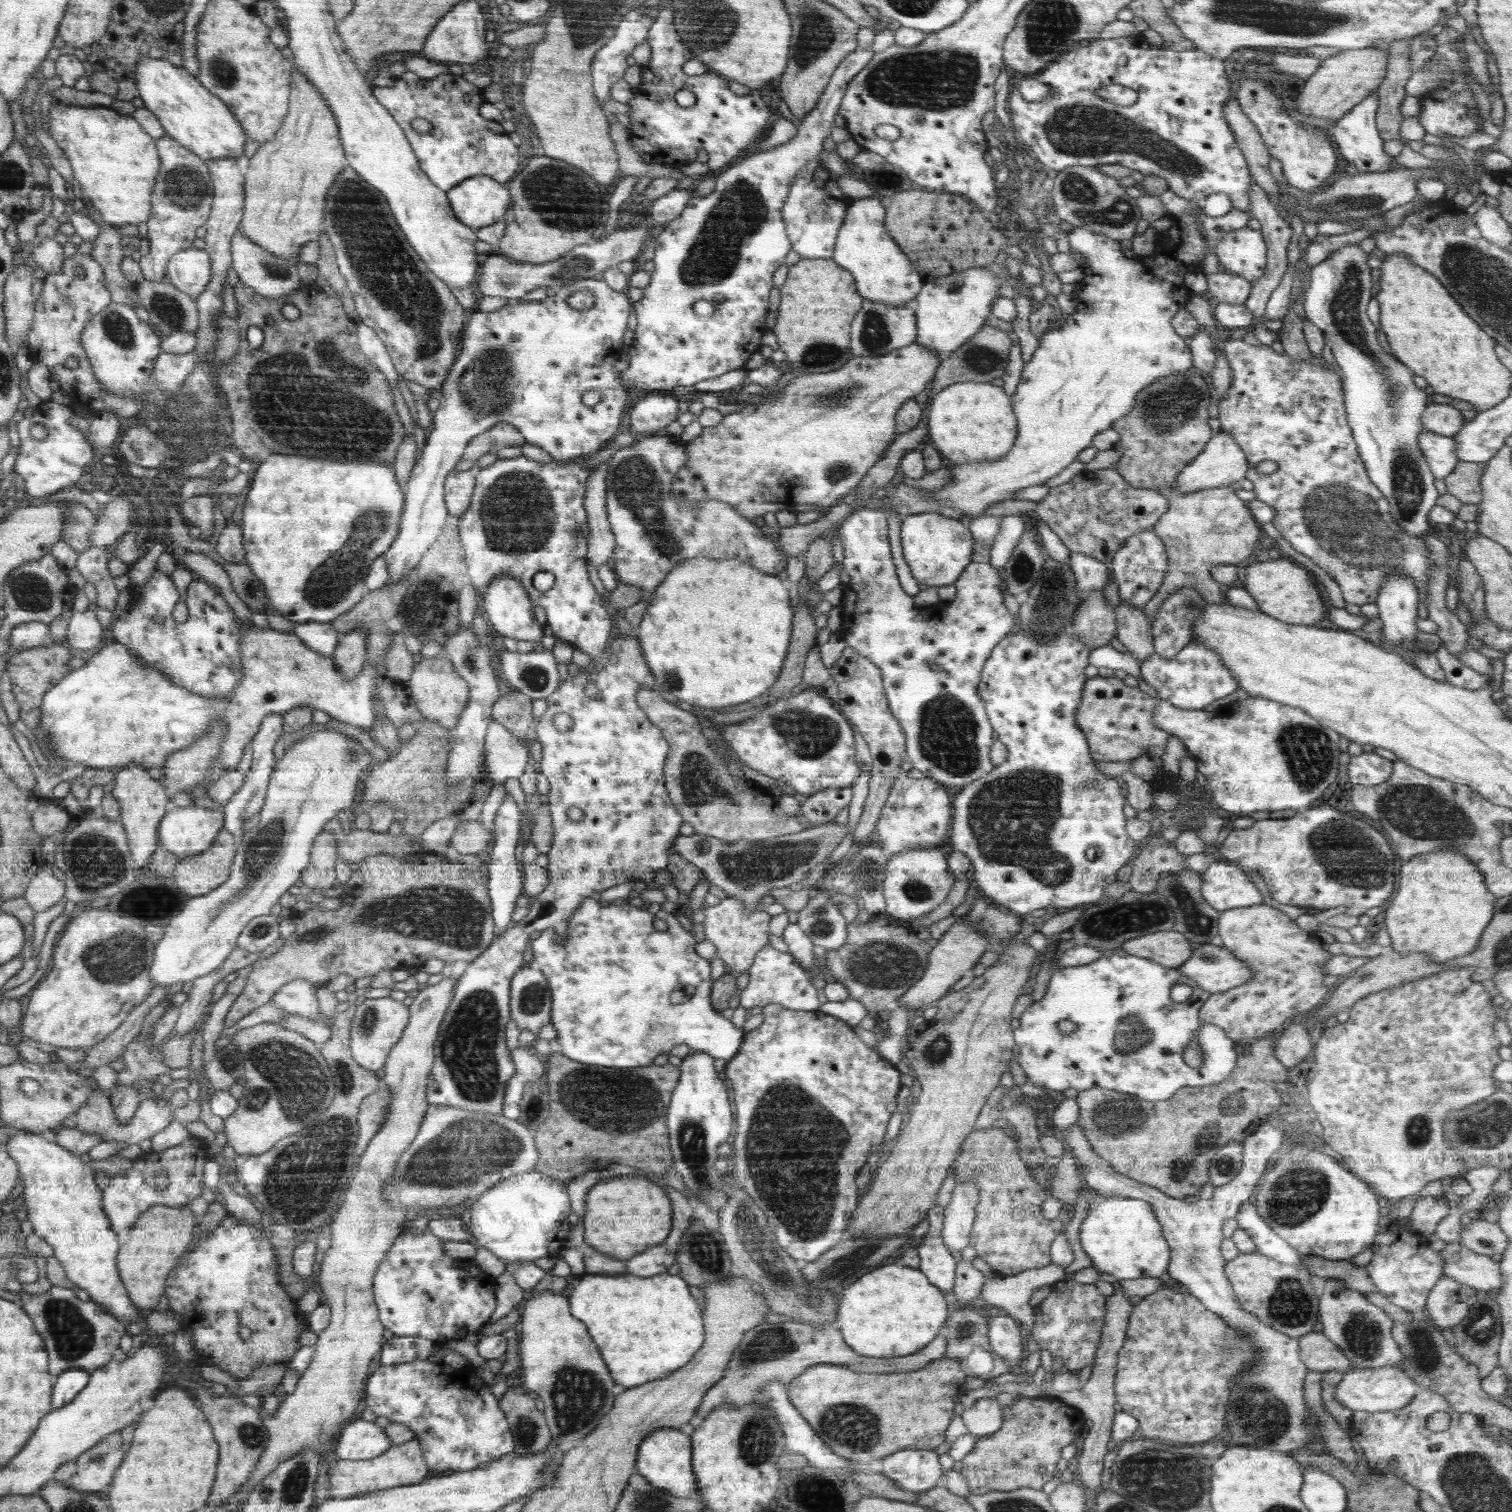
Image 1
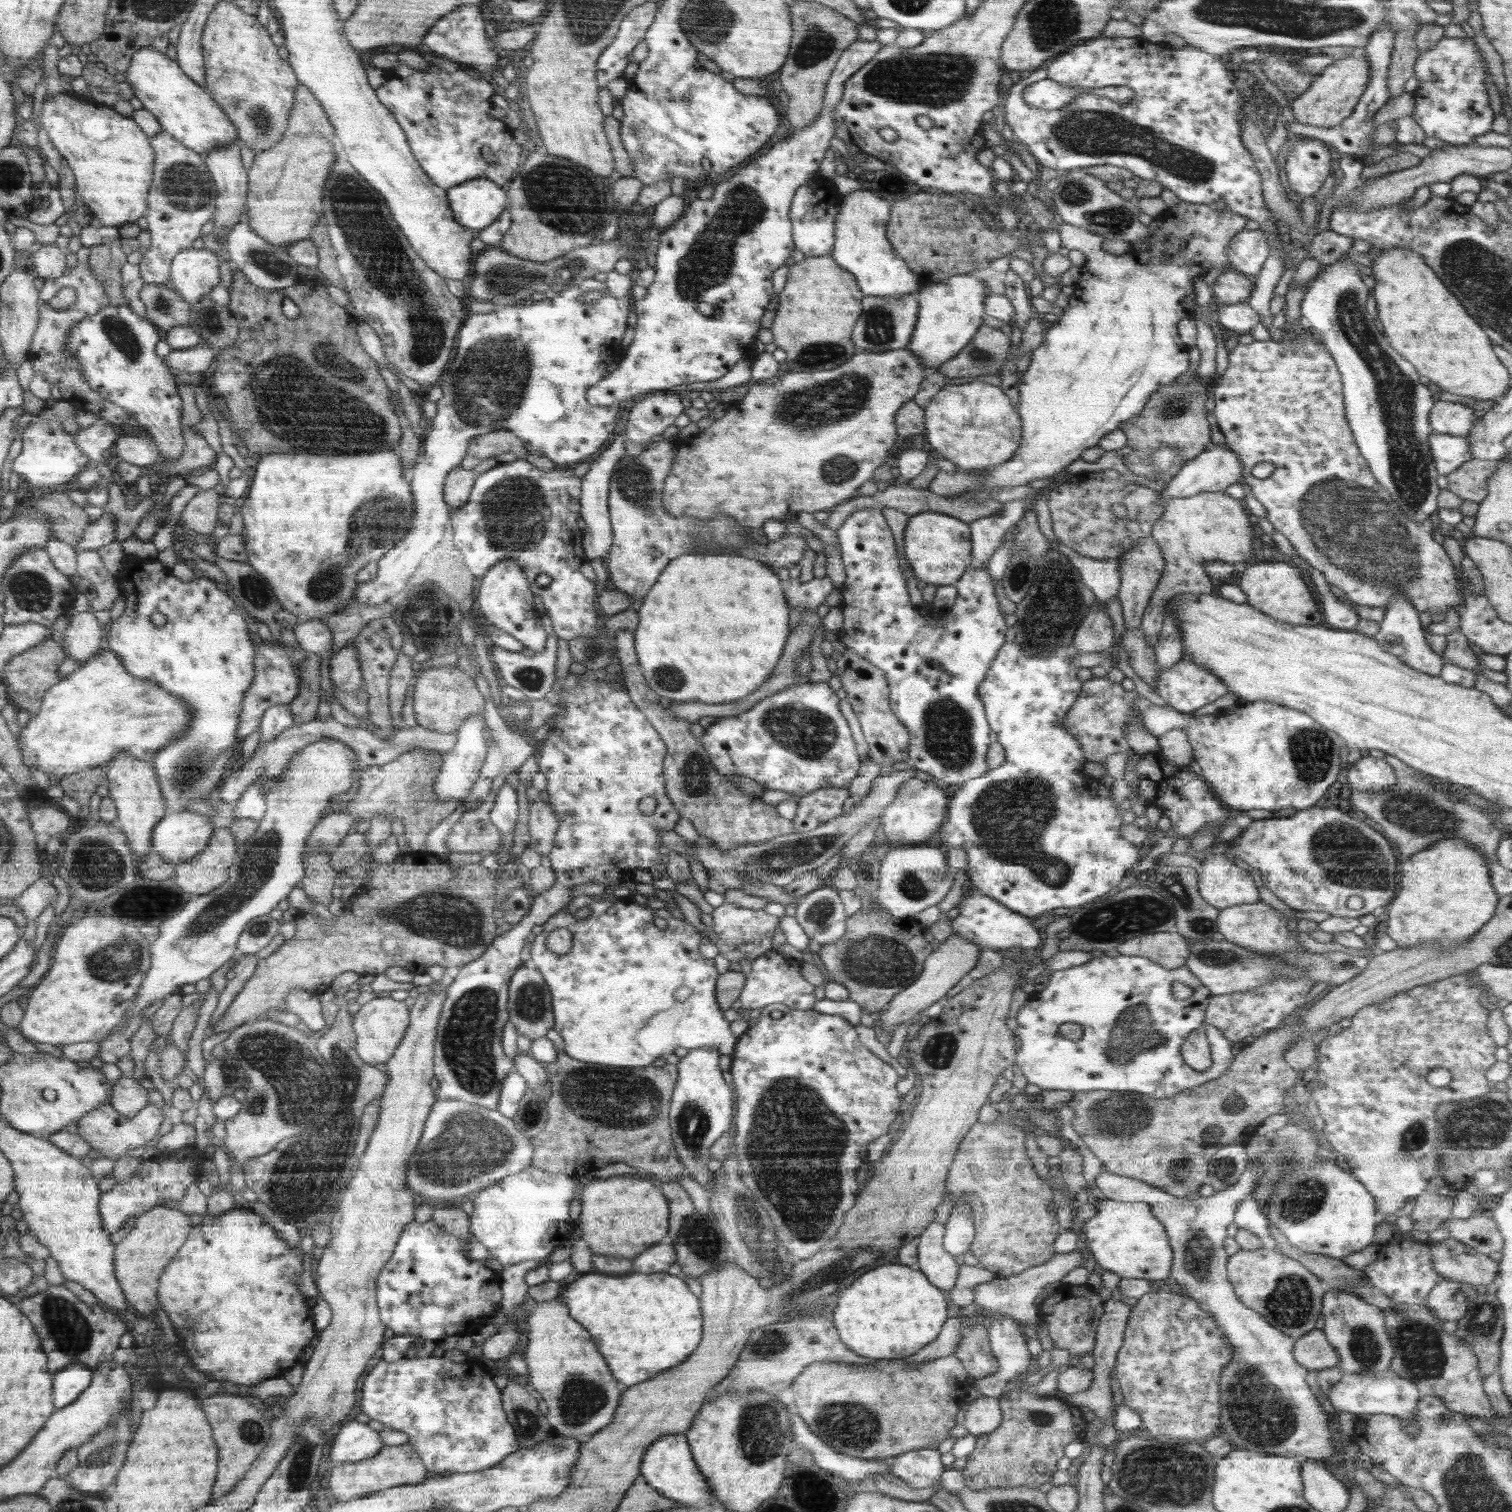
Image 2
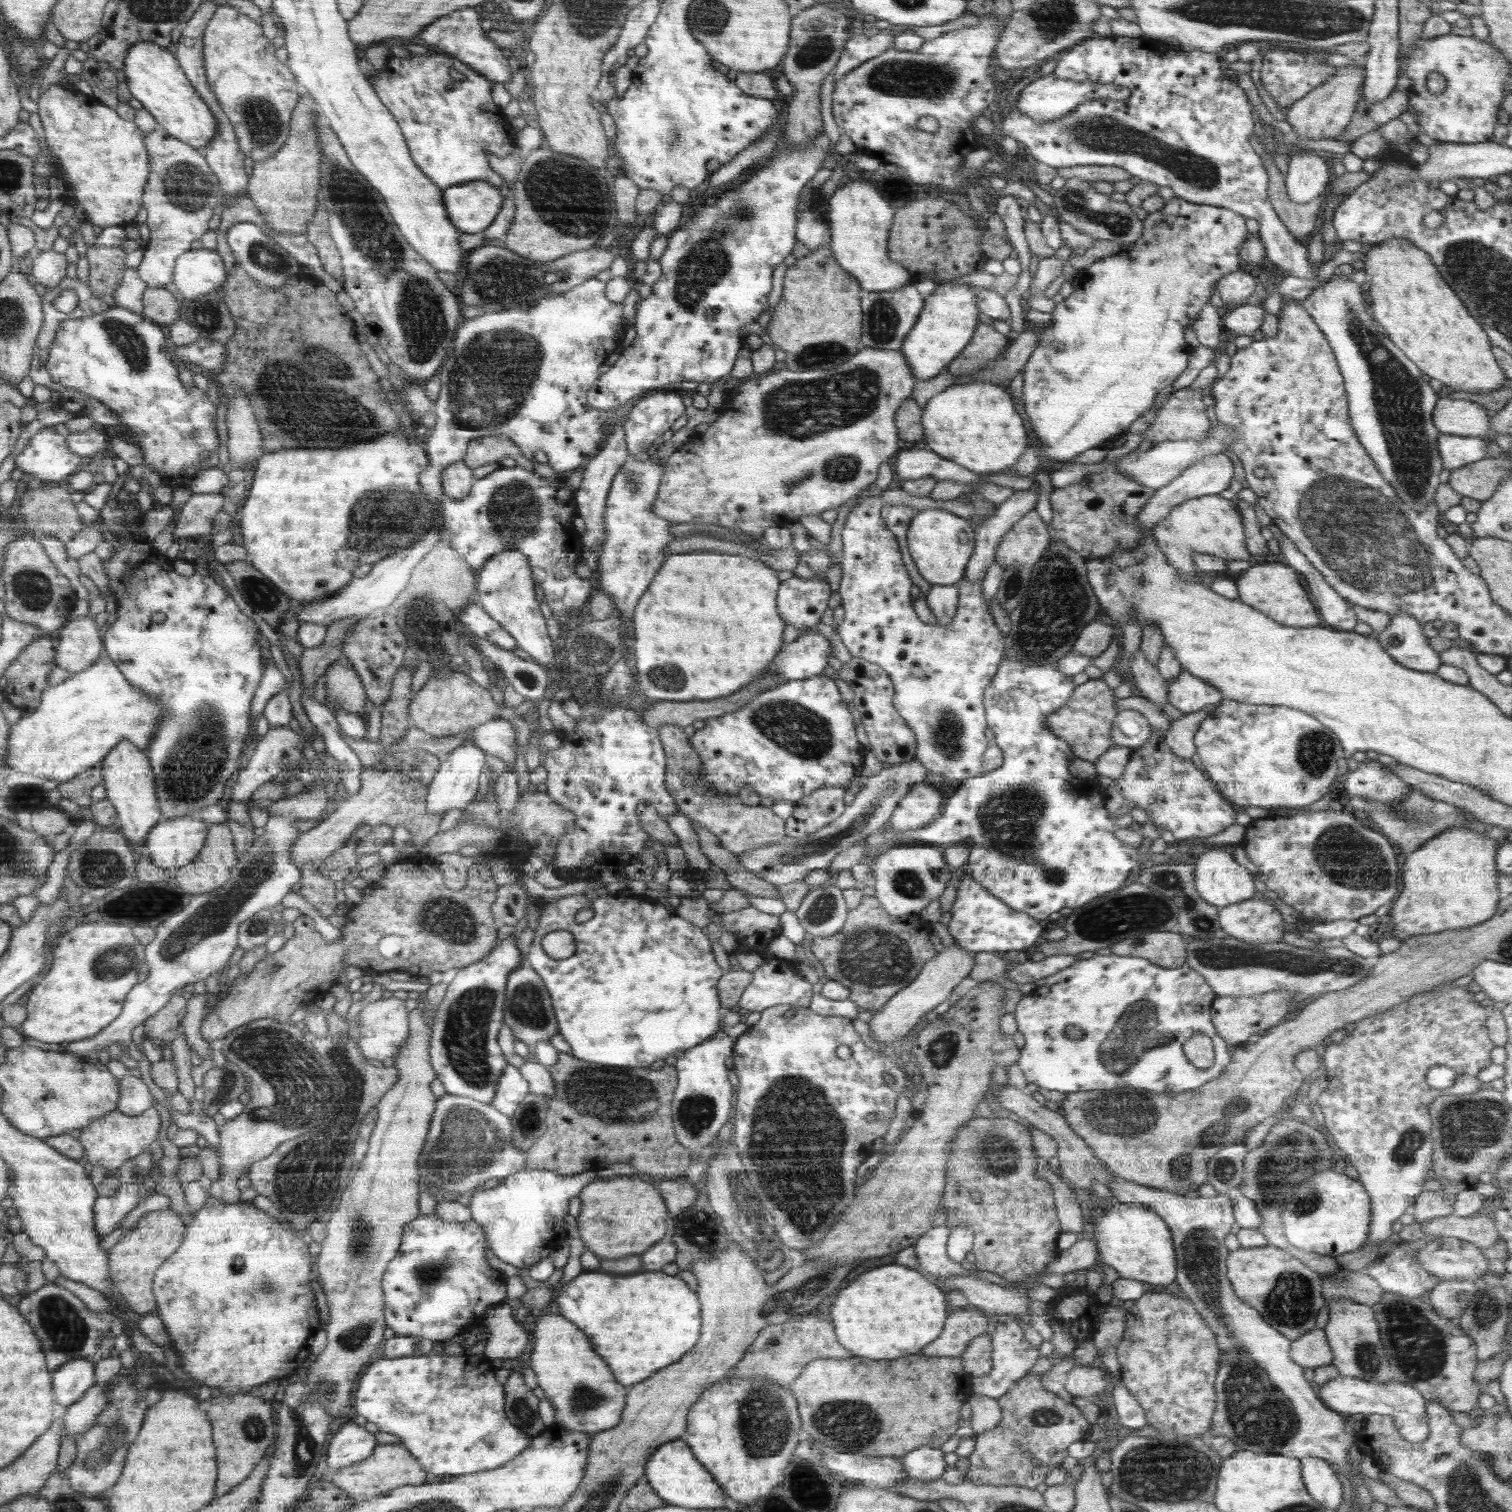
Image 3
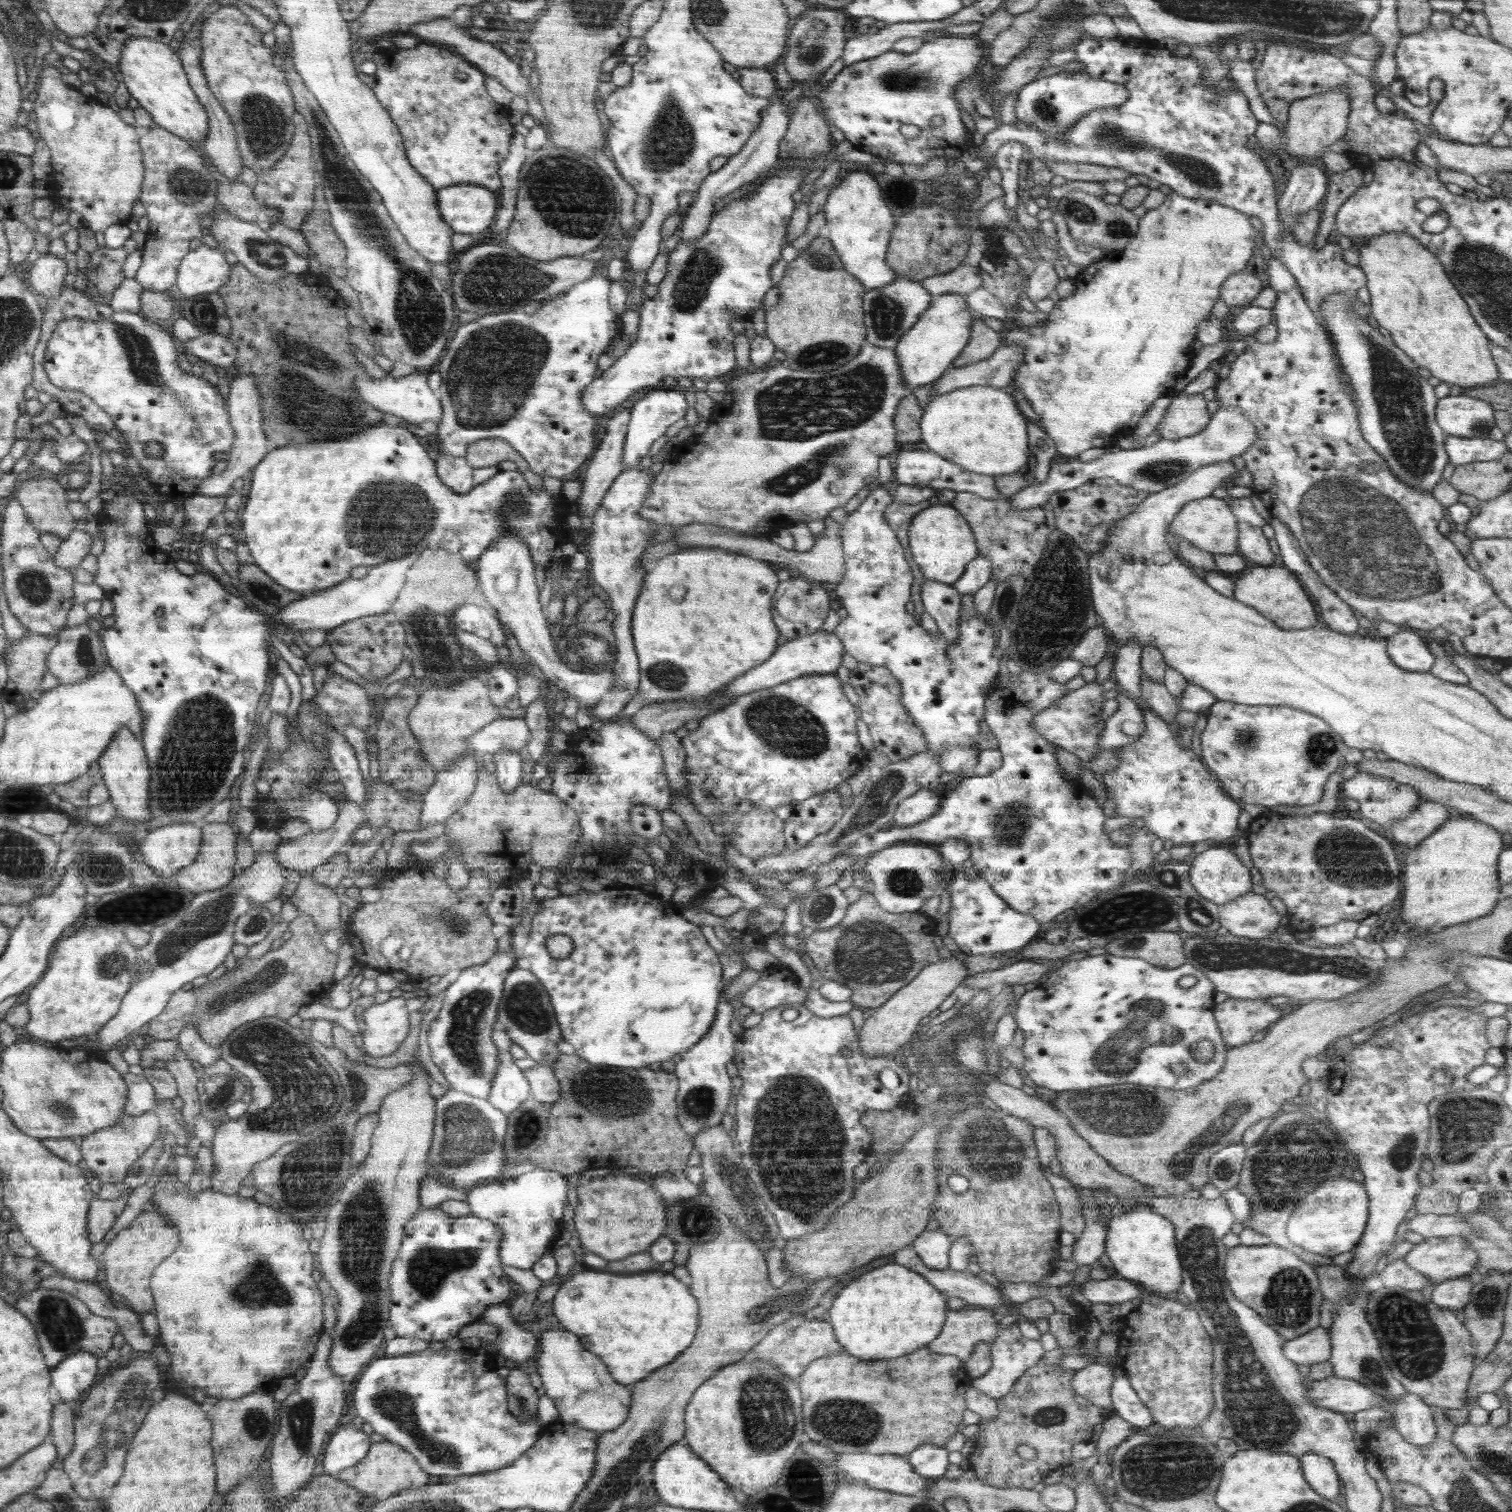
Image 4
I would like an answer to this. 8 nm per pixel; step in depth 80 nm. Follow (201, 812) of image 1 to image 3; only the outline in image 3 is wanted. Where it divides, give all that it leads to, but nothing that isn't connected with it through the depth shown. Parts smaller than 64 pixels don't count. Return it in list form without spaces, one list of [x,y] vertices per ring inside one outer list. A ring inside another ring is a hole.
[[[196,815],[171,818],[164,822],[160,820],[146,838],[144,844],[146,856],[150,857],[158,868],[178,870],[190,865],[200,856],[201,851],[205,848],[209,830],[210,824],[202,821]]]

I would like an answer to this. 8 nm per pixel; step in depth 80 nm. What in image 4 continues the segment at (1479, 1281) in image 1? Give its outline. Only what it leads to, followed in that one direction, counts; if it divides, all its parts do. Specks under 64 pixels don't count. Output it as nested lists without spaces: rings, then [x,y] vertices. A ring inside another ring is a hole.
[[[1458,1235],[1424,1240],[1404,1255],[1404,1263],[1432,1282],[1468,1277],[1480,1264],[1477,1250]]]

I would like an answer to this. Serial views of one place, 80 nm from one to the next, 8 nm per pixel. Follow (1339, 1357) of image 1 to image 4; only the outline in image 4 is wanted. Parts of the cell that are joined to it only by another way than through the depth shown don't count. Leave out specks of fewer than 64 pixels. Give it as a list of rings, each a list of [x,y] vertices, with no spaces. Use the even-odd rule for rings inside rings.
[[[1318,1327],[1298,1338],[1288,1339],[1282,1354],[1298,1365],[1328,1361],[1331,1357],[1329,1334],[1323,1327]]]

